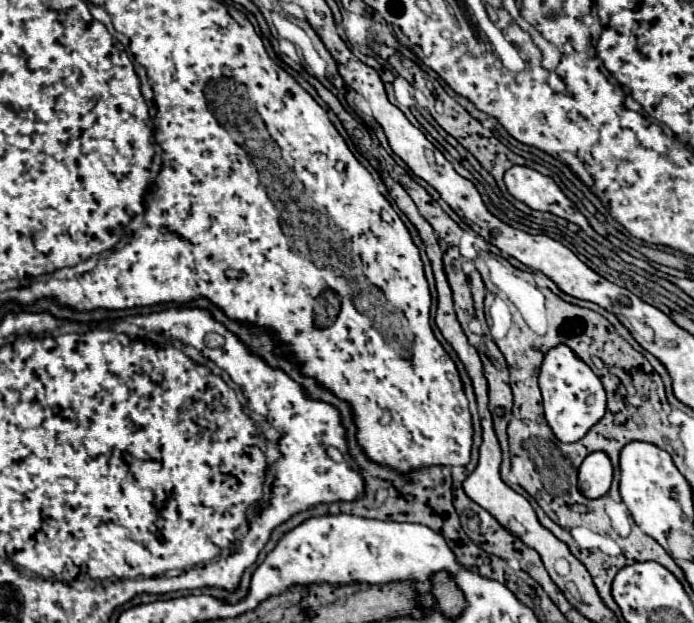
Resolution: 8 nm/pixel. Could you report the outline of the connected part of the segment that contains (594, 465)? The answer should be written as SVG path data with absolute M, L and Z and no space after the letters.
M591 453L579 467L577 487L587 499L603 497L611 487L613 465L605 453Z

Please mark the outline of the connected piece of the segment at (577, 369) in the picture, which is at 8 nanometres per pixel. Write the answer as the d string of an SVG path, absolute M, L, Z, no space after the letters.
M565 345L551 349L543 359L539 371L539 387L543 393L545 419L555 437L563 443L575 443L583 439L585 433L605 415L605 389L599 377Z

